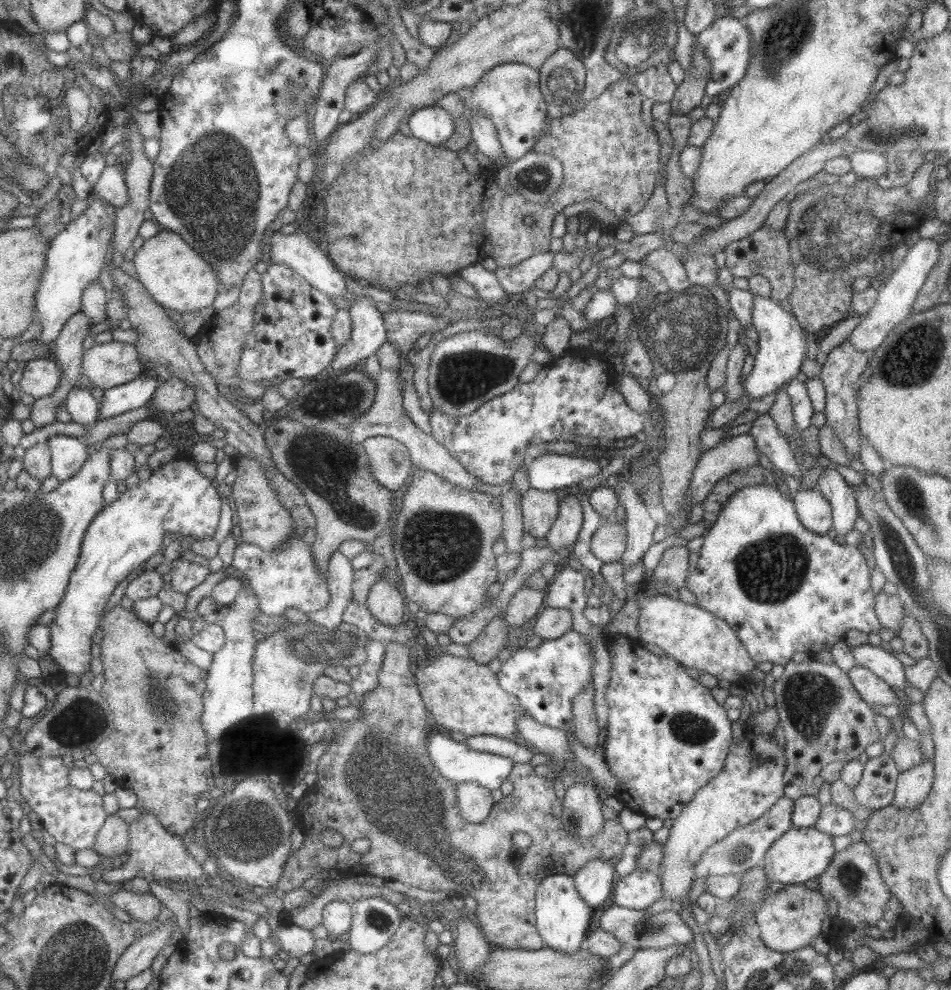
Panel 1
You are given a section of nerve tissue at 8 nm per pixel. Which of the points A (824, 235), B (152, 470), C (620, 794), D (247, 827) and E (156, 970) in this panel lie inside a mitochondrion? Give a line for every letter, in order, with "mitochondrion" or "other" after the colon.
A: mitochondrion
B: other
C: other
D: mitochondrion
E: other

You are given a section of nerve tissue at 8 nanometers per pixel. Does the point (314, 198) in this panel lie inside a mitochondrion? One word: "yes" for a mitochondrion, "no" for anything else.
no

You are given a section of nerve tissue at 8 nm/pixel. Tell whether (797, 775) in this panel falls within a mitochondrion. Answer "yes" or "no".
no

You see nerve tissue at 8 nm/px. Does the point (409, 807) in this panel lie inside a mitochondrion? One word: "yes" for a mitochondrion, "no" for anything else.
yes

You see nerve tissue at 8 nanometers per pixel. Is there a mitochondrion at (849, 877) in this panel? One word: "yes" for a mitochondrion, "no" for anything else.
yes

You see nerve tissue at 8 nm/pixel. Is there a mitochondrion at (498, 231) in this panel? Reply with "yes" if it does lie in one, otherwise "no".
no

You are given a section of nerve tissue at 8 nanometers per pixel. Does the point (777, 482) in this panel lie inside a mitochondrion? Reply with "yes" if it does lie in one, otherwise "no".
no

